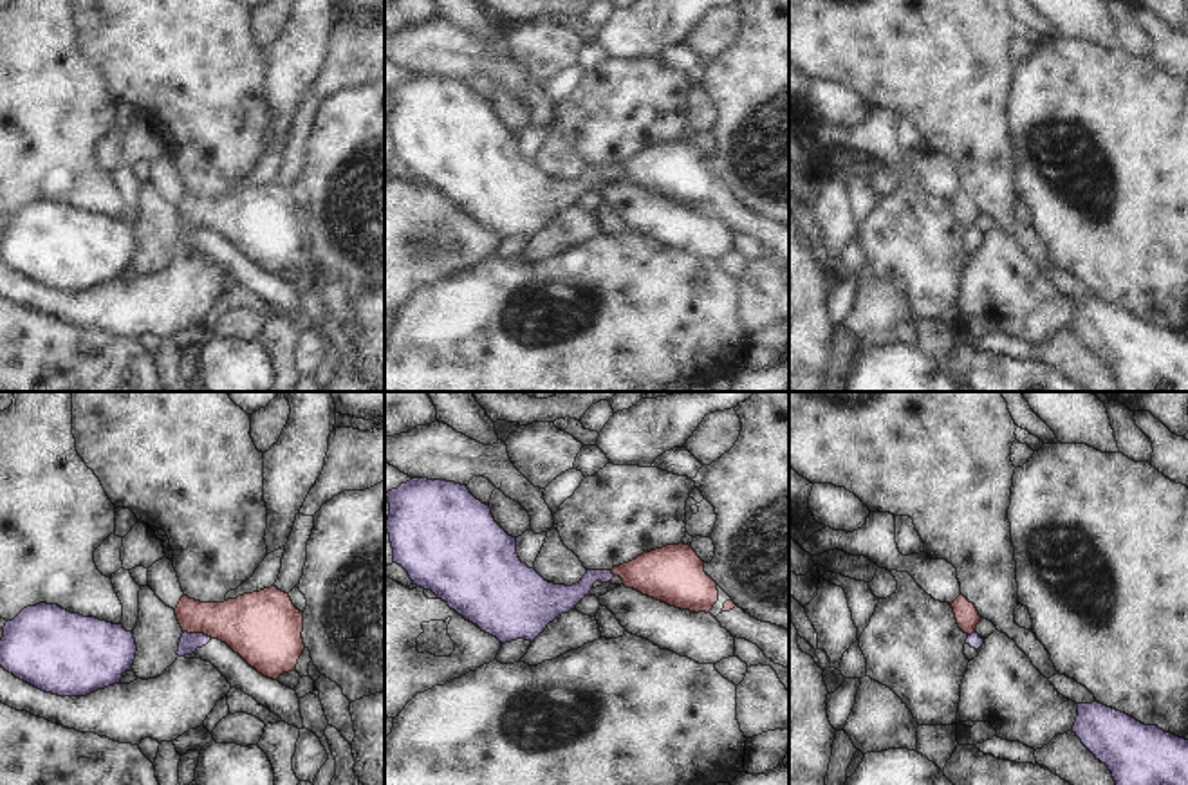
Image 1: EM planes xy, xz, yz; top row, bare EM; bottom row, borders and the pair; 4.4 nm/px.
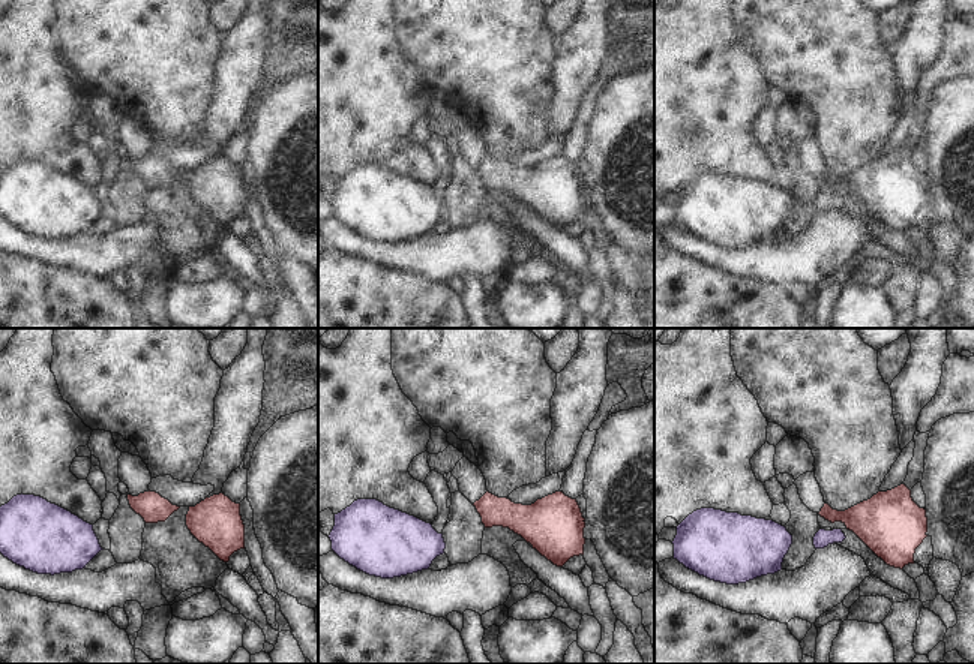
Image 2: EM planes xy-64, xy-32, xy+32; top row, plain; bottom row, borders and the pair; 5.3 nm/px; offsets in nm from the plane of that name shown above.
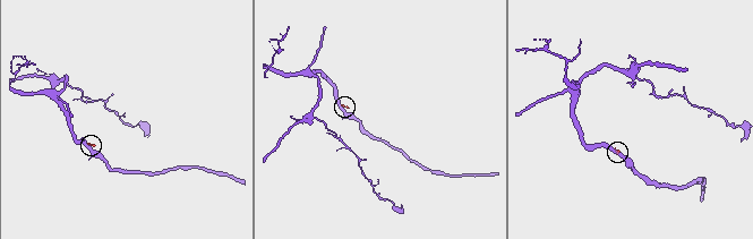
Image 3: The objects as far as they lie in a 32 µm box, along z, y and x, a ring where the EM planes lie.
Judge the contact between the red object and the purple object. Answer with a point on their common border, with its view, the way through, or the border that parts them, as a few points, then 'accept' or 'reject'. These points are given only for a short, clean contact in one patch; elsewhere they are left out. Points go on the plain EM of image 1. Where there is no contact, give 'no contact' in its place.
meets red in xy at (199, 228); border along xy (185, 226), (212, 233); reject

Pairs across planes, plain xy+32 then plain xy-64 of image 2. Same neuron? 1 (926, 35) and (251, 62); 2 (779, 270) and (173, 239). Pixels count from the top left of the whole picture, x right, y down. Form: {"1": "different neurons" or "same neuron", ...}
{"1": "same neuron", "2": "different neurons"}

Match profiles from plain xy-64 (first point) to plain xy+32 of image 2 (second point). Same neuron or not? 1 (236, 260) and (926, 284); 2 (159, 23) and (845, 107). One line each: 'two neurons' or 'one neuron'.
1: two neurons
2: one neuron

